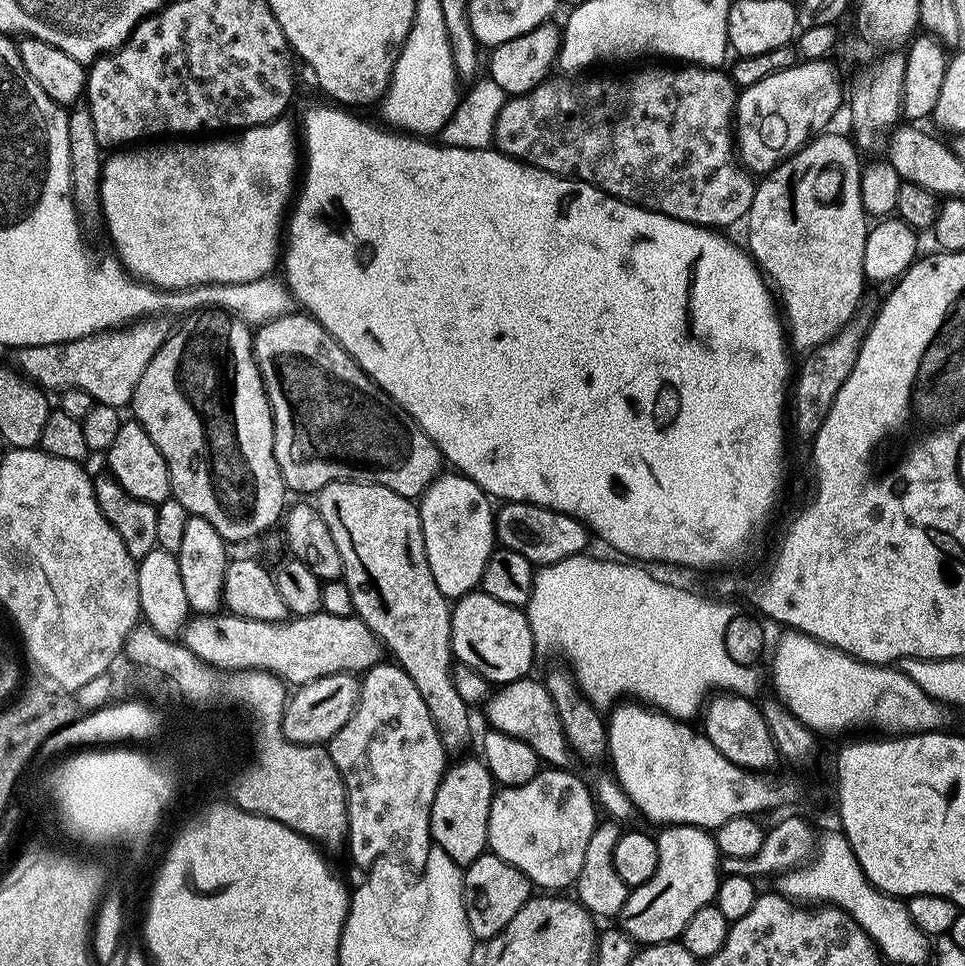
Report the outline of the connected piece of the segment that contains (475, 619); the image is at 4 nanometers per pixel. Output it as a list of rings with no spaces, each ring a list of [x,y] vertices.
[[[479,590],[461,596],[451,609],[452,654],[459,663],[470,666],[496,686],[520,680],[533,671],[532,658],[537,652],[524,610],[506,606],[506,602],[497,602]]]

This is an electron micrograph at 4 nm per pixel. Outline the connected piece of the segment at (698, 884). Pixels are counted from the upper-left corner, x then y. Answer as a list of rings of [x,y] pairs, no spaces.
[[[689,824],[664,826],[659,829],[656,836],[656,845],[658,870],[654,870],[654,878],[629,891],[626,906],[622,906],[618,917],[618,927],[621,931],[640,946],[679,940],[682,930],[686,930],[686,922],[694,918],[694,913],[702,910],[702,906],[715,901],[716,888],[722,879],[722,857],[716,850],[716,837],[711,831],[695,828]]]

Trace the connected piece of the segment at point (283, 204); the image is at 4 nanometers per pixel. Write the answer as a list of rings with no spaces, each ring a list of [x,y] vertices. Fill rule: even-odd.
[[[280,117],[269,124],[243,129],[234,140],[212,140],[210,142],[164,142],[161,148],[152,146],[136,146],[131,150],[116,150],[112,157],[104,160],[104,169],[100,172],[100,211],[102,224],[108,227],[108,236],[116,247],[115,259],[119,260],[124,268],[138,280],[161,290],[188,290],[200,287],[203,284],[230,284],[238,285],[242,282],[260,280],[269,275],[278,262],[284,236],[286,215],[291,205],[298,178],[300,166],[300,152],[298,136],[294,134],[287,117]]]

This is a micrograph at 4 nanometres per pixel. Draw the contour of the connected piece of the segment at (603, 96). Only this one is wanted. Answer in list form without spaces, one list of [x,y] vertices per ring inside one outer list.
[[[668,66],[672,68],[644,68],[633,74],[629,80],[576,80],[580,78],[549,78],[534,89],[521,96],[508,98],[497,116],[493,128],[492,139],[496,151],[513,156],[524,164],[534,166],[538,170],[546,170],[555,176],[564,176],[567,180],[581,180],[600,188],[606,194],[617,196],[628,204],[636,204],[639,208],[648,208],[651,212],[661,212],[675,220],[687,224],[699,224],[702,228],[713,230],[728,230],[731,224],[736,224],[747,217],[757,181],[753,173],[745,170],[734,159],[734,117],[736,115],[736,97],[738,88],[733,83],[731,75],[719,67],[703,66]]]

